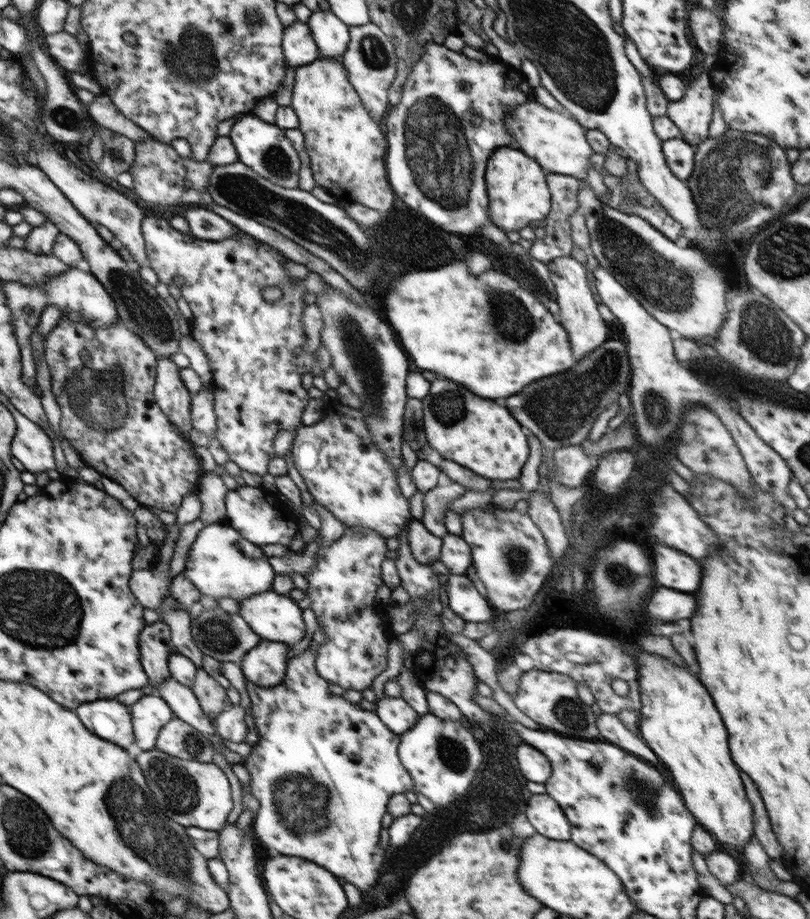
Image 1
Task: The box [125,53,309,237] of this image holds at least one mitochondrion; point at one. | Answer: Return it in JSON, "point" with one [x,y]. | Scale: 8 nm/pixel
{"point":[277,161]}

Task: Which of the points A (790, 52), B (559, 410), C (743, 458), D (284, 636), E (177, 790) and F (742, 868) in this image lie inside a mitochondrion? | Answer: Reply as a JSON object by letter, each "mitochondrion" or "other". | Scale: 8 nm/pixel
{"A":"other","B":"mitochondrion","C":"other","D":"other","E":"mitochondrion","F":"other"}

